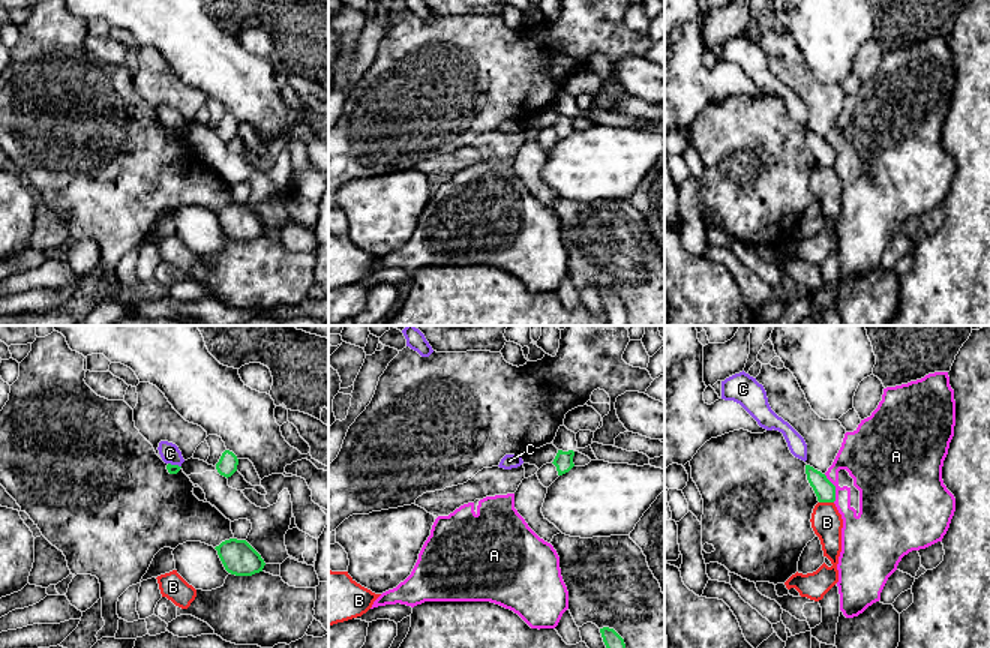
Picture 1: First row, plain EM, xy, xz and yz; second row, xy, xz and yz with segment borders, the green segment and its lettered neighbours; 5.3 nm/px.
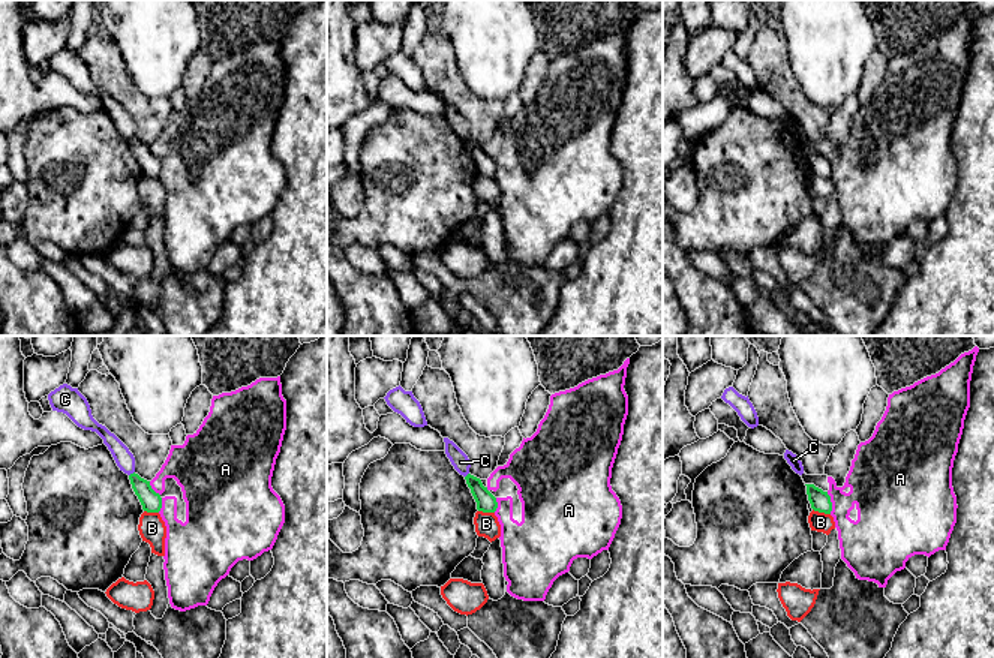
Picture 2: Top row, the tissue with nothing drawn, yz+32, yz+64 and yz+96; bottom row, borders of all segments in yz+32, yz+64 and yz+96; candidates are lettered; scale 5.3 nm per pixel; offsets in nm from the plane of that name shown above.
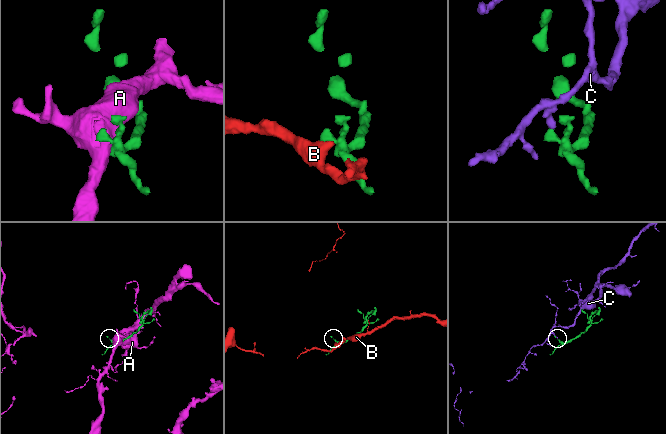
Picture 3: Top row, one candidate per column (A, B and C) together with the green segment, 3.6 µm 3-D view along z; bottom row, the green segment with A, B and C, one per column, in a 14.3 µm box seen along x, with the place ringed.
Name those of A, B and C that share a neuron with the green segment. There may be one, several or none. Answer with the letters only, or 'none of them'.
none of them

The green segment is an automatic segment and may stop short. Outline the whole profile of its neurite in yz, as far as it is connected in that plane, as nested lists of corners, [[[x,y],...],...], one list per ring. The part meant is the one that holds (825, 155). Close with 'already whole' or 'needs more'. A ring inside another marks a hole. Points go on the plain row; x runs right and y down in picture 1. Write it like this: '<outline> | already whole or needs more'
[[[806,129],[806,138],[810,150],[813,152],[819,166],[836,165],[836,150],[826,142],[825,138]]] | already whole

